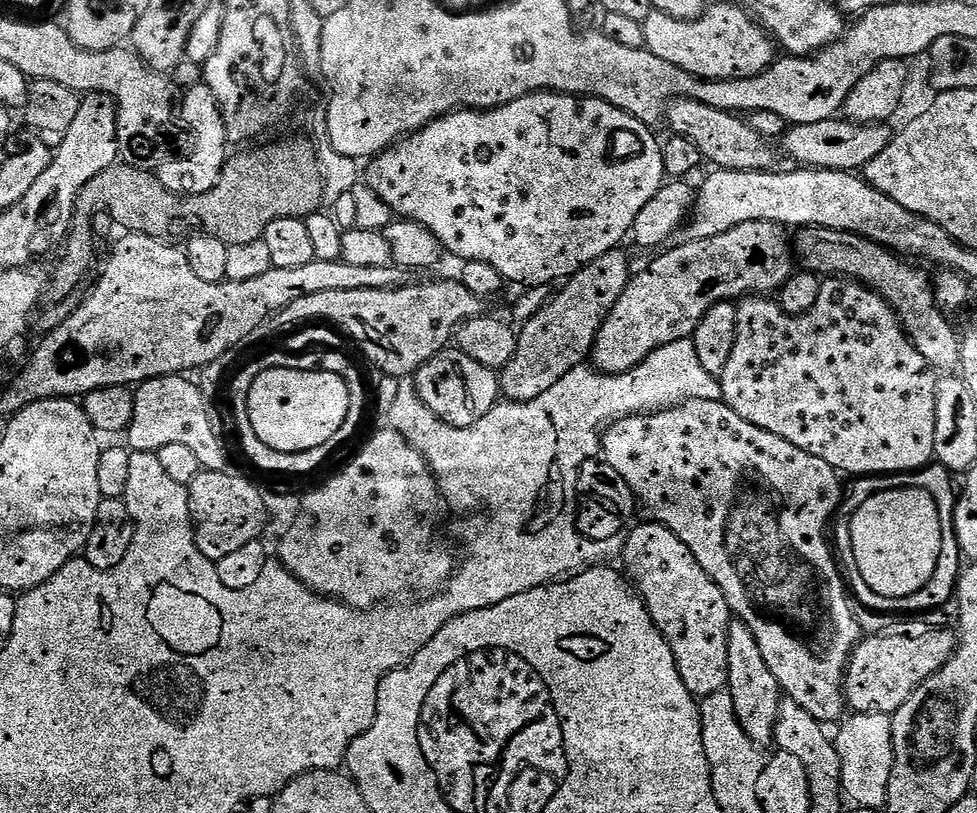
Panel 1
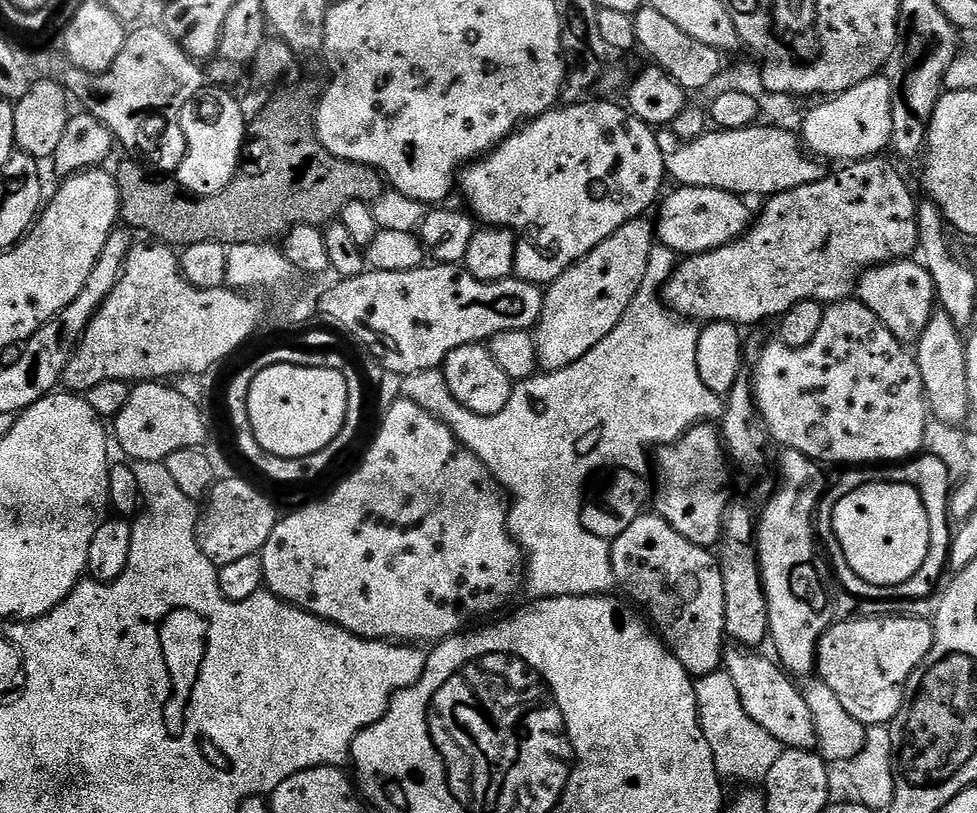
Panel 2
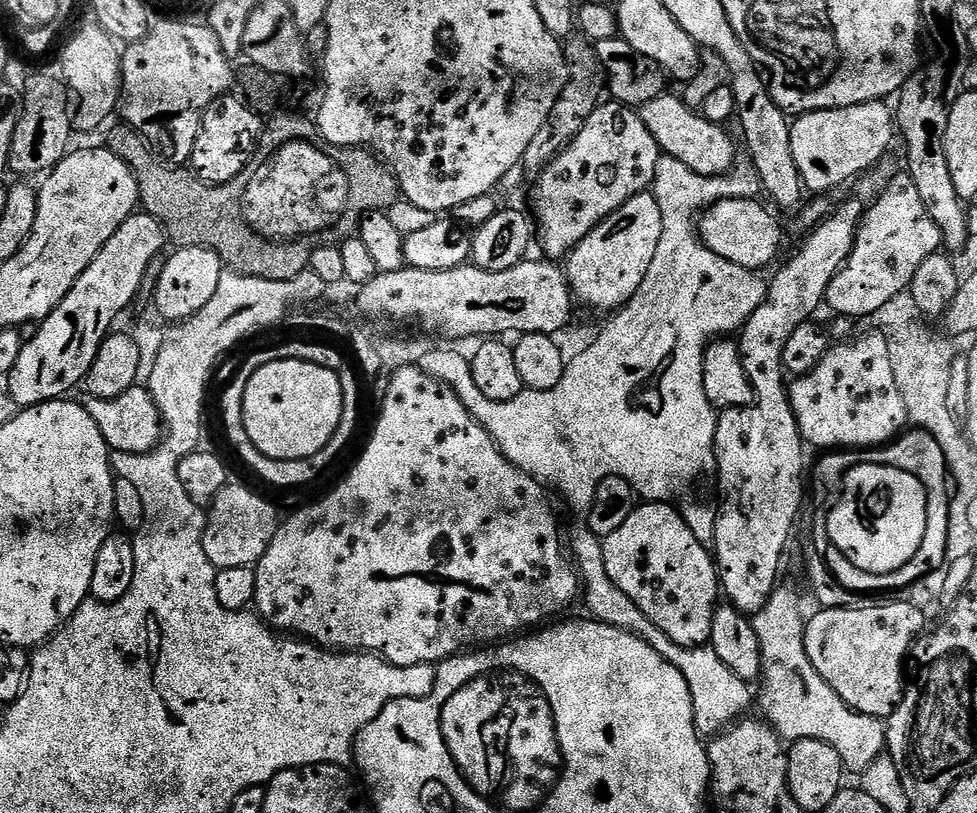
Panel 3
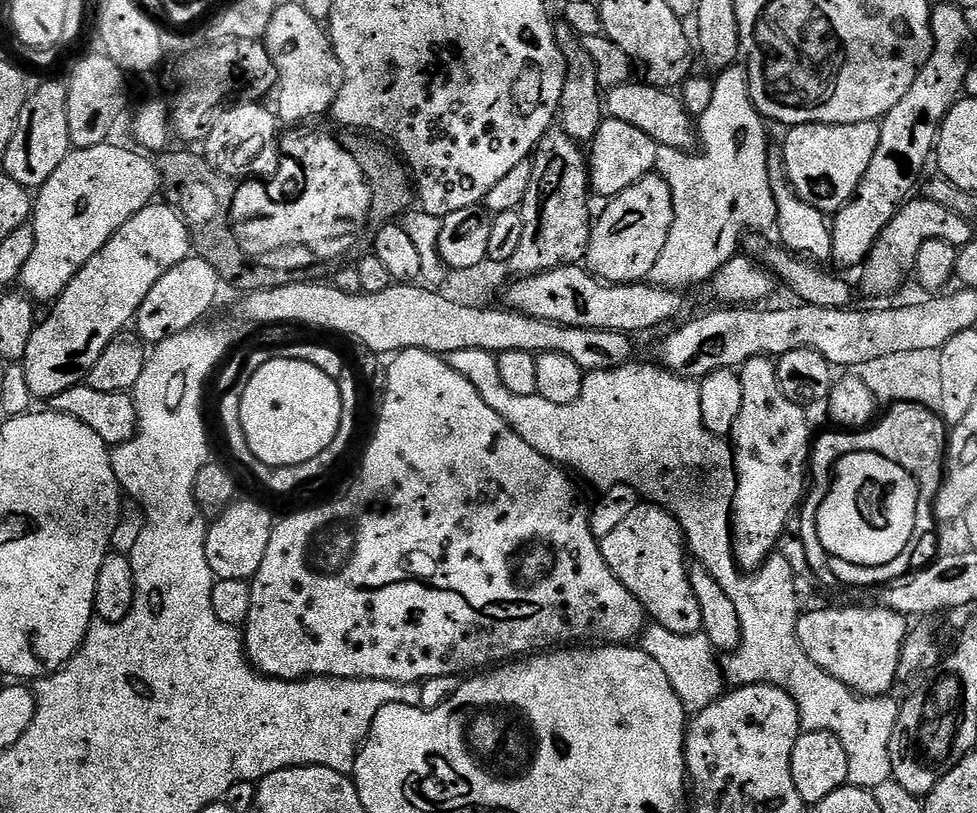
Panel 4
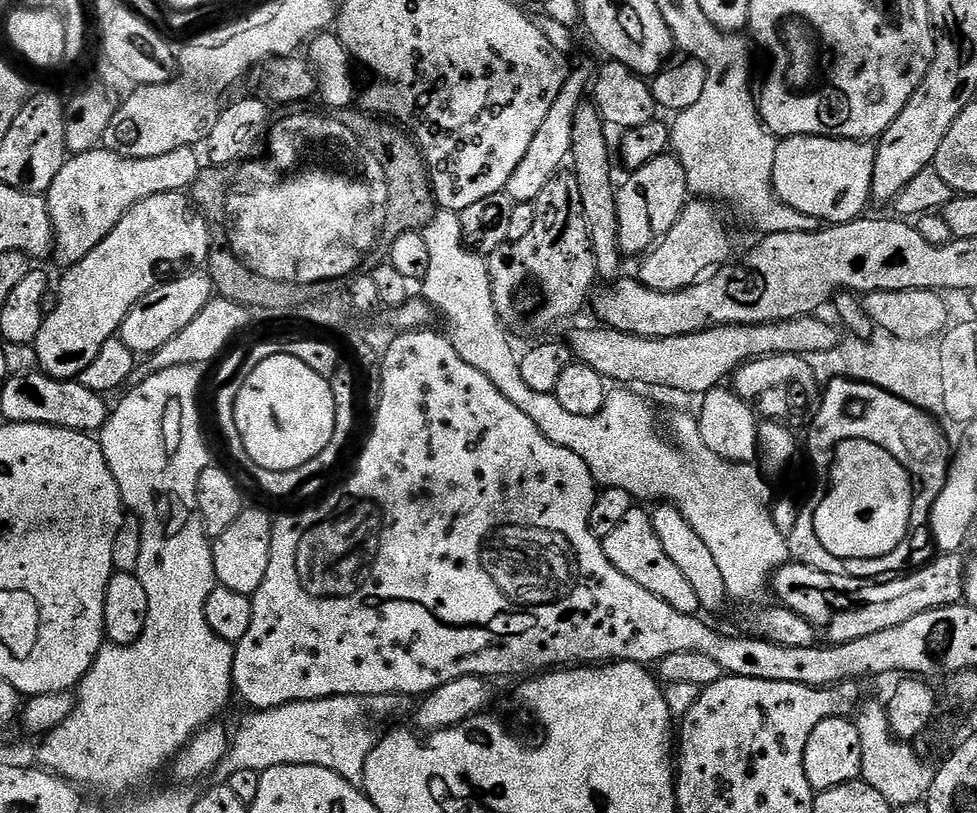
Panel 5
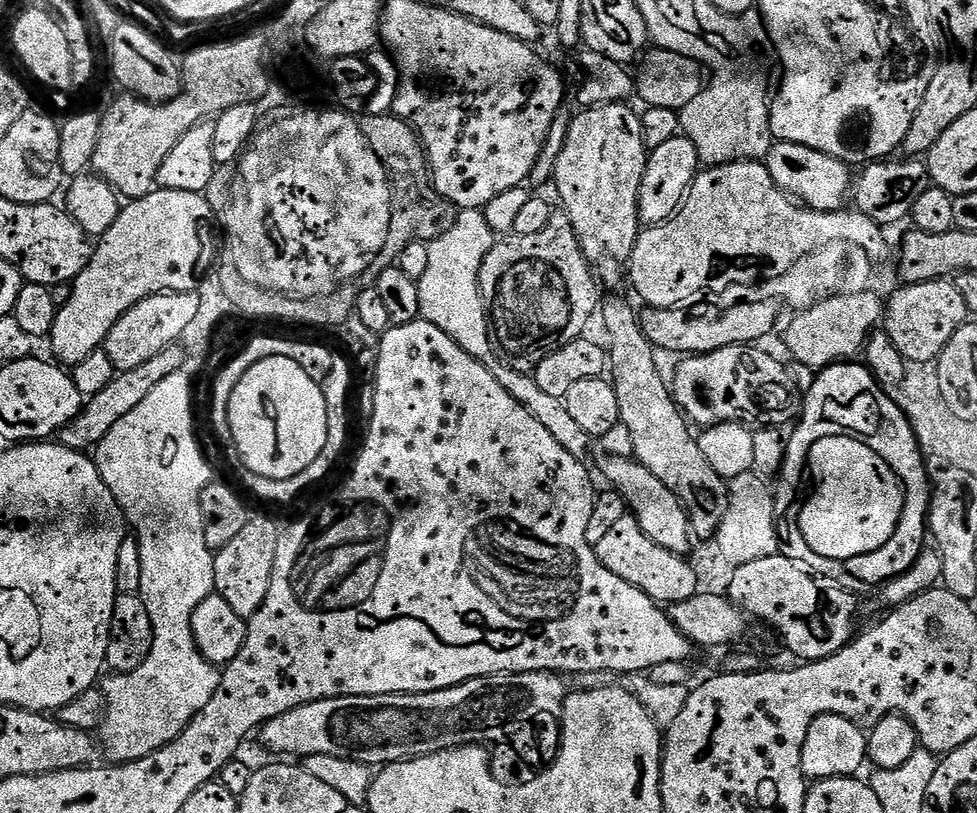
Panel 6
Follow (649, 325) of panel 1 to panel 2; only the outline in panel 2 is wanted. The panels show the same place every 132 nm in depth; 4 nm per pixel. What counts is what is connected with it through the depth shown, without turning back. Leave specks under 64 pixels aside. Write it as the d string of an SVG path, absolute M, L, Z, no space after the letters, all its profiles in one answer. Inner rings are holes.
M869 158L867 160L853 160L845 163L836 173L826 174L818 182L798 186L789 192L780 192L777 196L767 197L763 201L764 213L751 221L750 227L739 240L732 240L726 246L715 248L709 252L700 252L697 256L681 259L672 271L672 277L665 282L662 289L662 299L677 316L685 317L693 322L711 322L725 320L737 326L744 324L760 324L763 320L784 316L798 302L803 300L816 300L825 306L839 304L841 300L849 299L855 293L857 283L867 268L875 264L889 264L892 260L903 260L911 257L917 251L920 242L920 231L916 221L918 200L912 197L904 176L885 158Z

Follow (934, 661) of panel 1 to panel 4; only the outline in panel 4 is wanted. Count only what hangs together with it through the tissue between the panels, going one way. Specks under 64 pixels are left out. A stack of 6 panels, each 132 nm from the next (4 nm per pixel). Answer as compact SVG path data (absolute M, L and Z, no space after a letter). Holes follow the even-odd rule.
M883 606L877 608L816 608L813 612L805 611L795 621L798 642L802 650L826 674L838 678L847 688L853 688L861 696L887 696L898 684L898 662L902 646L910 631L909 617Z

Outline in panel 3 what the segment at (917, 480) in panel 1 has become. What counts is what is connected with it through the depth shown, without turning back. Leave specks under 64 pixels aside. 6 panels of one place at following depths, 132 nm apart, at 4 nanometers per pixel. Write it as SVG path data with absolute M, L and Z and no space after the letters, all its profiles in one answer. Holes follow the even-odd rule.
M908 430L897 436L887 446L869 448L865 452L860 450L832 450L821 456L824 457L816 464L816 500L820 503L816 512L820 518L827 517L830 511L829 505L834 500L834 493L843 485L844 477L848 475L848 471L855 464L881 464L882 466L894 466L898 470L906 470L910 474L914 474L914 478L918 478L918 482L924 484L928 499L928 525L918 554L914 554L914 558L910 558L910 562L906 562L906 566L902 566L890 574L870 574L866 570L858 570L858 566L854 566L854 562L850 562L850 558L846 558L846 554L842 554L842 550L838 550L838 546L834 546L829 541L827 523L820 522L820 524L814 525L812 536L810 536L811 543L819 546L823 561L828 565L829 571L835 576L837 582L844 588L848 588L853 594L892 592L895 588L908 588L911 584L926 579L931 572L938 571L937 573L939 573L945 567L950 556L948 527L950 526L953 493L950 491L946 454L942 454L942 446L938 446L938 438L934 438L934 434L923 430ZM832 491L834 491L833 496Z

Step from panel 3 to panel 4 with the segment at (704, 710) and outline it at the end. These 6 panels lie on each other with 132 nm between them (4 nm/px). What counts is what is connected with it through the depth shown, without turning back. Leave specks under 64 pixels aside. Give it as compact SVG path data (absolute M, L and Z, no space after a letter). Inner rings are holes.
M652 622L640 633L638 646L646 654L650 654L650 658L654 658L654 662L658 662L662 670L666 670L666 678L670 678L670 686L674 686L674 694L678 694L685 713L695 714L706 710L706 706L710 706L719 696L724 695L726 681L722 664L710 638L702 634L673 636L661 624Z

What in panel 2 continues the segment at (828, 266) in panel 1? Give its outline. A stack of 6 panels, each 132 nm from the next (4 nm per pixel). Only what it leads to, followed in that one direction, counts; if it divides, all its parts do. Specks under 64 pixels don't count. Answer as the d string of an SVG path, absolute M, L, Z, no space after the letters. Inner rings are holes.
M916 258L892 260L889 264L875 264L867 268L860 275L855 295L902 342L919 340L930 318L938 311L935 282Z

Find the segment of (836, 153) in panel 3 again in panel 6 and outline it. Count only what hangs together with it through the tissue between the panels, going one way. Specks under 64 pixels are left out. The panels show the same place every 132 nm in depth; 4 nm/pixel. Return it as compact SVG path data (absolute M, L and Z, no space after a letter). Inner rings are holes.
M776 142L768 151L766 163L774 182L801 205L813 208L815 212L838 212L847 205L844 204L847 200L849 203L854 172L852 176L853 169L838 156L819 152L810 146Z

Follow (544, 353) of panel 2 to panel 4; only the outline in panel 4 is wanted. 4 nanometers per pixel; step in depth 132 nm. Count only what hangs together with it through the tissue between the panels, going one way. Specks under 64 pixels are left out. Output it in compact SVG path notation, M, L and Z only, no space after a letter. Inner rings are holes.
M649 174L634 182L626 190L607 201L604 213L595 217L592 226L592 237L588 243L587 267L593 276L607 280L609 284L639 284L647 281L654 270L654 262L658 262L658 254L662 254L662 246L666 246L666 238L670 238L670 226L674 222L674 202L670 186L659 174Z

